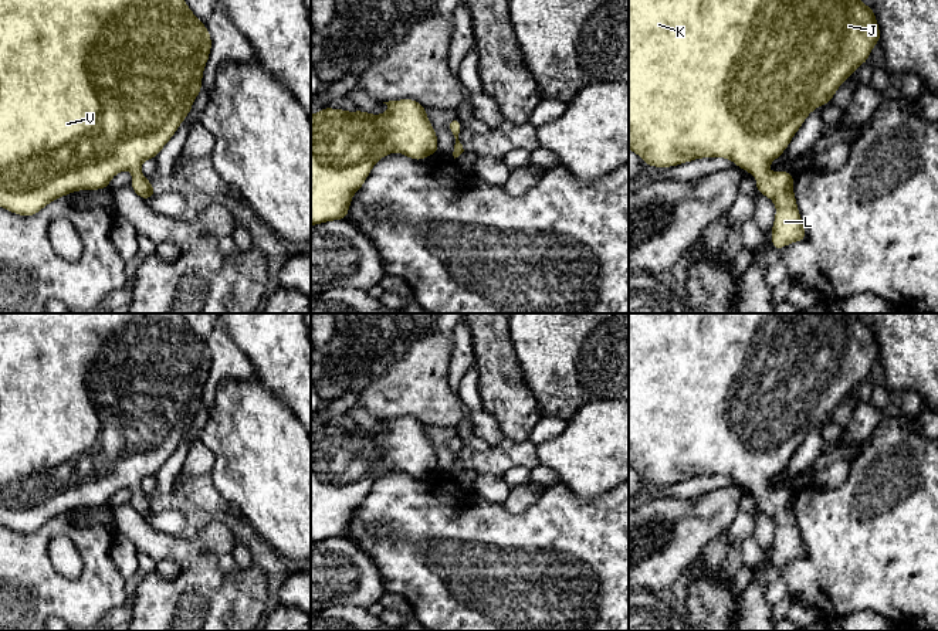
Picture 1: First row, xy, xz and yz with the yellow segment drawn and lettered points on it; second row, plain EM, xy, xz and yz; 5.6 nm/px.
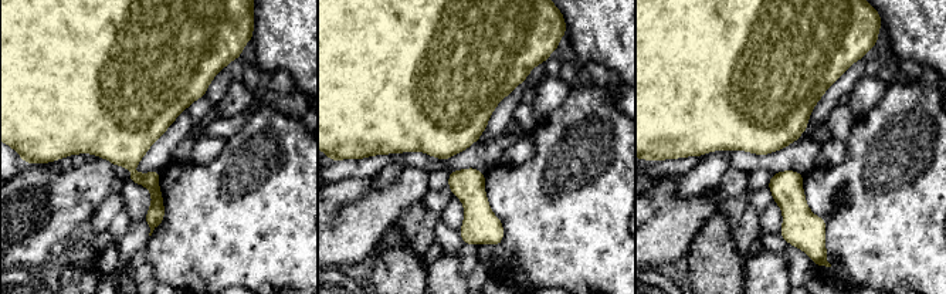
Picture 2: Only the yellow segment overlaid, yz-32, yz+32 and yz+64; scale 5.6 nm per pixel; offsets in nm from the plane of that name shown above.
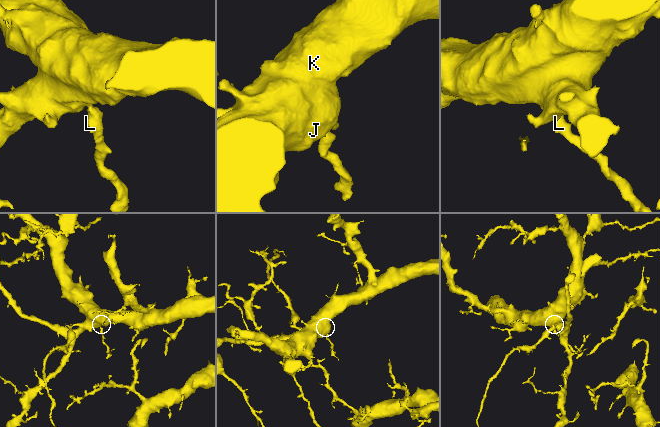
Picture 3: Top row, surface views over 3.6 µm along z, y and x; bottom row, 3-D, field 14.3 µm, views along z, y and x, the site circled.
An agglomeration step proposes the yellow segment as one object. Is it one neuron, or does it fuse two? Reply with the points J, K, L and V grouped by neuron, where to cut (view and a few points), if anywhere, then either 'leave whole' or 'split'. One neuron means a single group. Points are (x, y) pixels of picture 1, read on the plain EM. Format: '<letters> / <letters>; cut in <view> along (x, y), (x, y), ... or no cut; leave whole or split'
J K L V; no cut; leave whole

